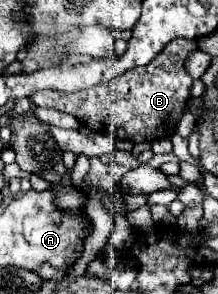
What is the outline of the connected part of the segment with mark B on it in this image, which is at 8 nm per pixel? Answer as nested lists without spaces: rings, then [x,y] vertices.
[[[177,39],[157,53],[157,57],[143,67],[127,69],[111,81],[101,81],[83,91],[65,93],[55,89],[35,91],[31,103],[37,107],[53,107],[79,119],[79,123],[91,131],[107,133],[123,141],[145,143],[167,139],[175,133],[177,123],[185,115],[191,101],[191,75],[185,69],[185,61],[197,51],[197,41]]]

